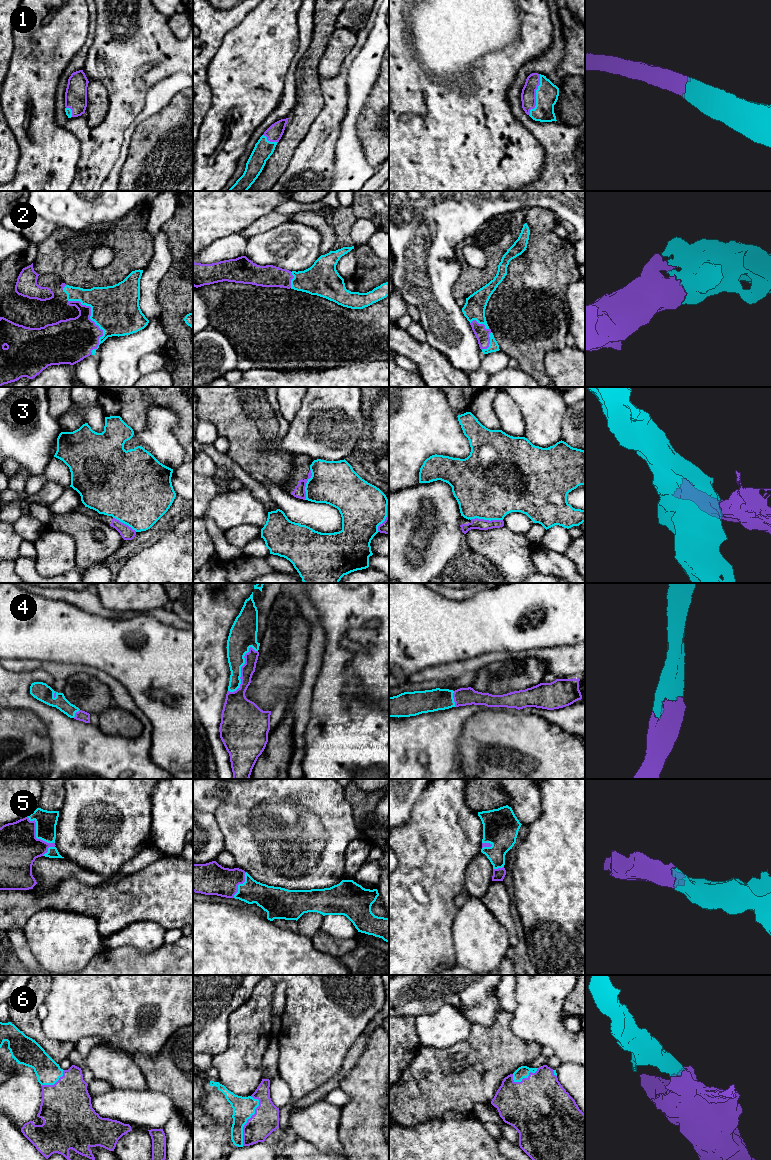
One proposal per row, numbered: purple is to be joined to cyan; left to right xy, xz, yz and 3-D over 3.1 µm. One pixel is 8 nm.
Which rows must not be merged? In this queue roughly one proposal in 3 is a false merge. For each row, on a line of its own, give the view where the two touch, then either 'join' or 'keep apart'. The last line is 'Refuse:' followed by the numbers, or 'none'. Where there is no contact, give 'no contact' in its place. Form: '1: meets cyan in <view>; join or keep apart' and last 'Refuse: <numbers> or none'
1: meets cyan in yz; join
2: meets cyan in xy; join
3: meets cyan in yz; keep apart
4: meets cyan in xz; join
5: meets cyan in xy; join
6: meets cyan in xz; join
Refuse: 3

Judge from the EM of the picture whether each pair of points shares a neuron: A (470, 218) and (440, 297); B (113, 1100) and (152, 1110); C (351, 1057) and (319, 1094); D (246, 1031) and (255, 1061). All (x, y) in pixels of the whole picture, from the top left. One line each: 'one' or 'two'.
A: one
B: one
C: one
D: one

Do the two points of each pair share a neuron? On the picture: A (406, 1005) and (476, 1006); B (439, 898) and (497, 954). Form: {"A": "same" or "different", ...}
{"A": "same", "B": "different"}

